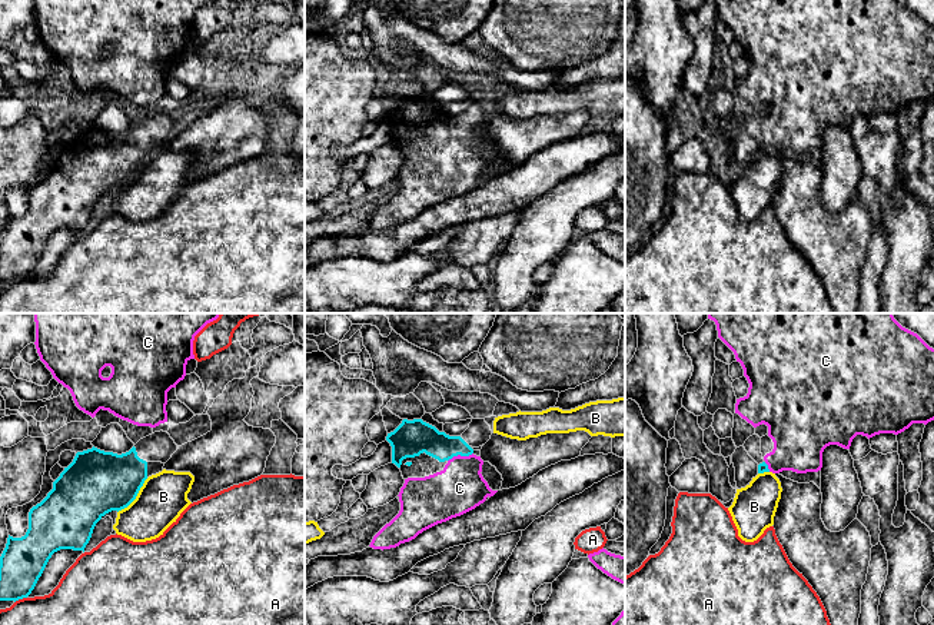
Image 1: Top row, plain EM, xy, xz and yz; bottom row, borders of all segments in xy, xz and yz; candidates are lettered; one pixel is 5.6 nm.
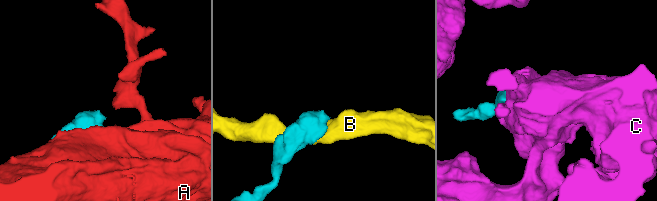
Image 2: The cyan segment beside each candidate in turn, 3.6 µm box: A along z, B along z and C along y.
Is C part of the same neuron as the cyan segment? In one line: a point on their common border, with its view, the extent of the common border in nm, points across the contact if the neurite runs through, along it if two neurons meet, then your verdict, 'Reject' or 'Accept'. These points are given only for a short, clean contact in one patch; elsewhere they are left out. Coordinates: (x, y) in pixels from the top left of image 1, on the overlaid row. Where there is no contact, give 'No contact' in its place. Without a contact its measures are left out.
Touches cyan at xz (459, 454). Shared border 150 nm. Accept

